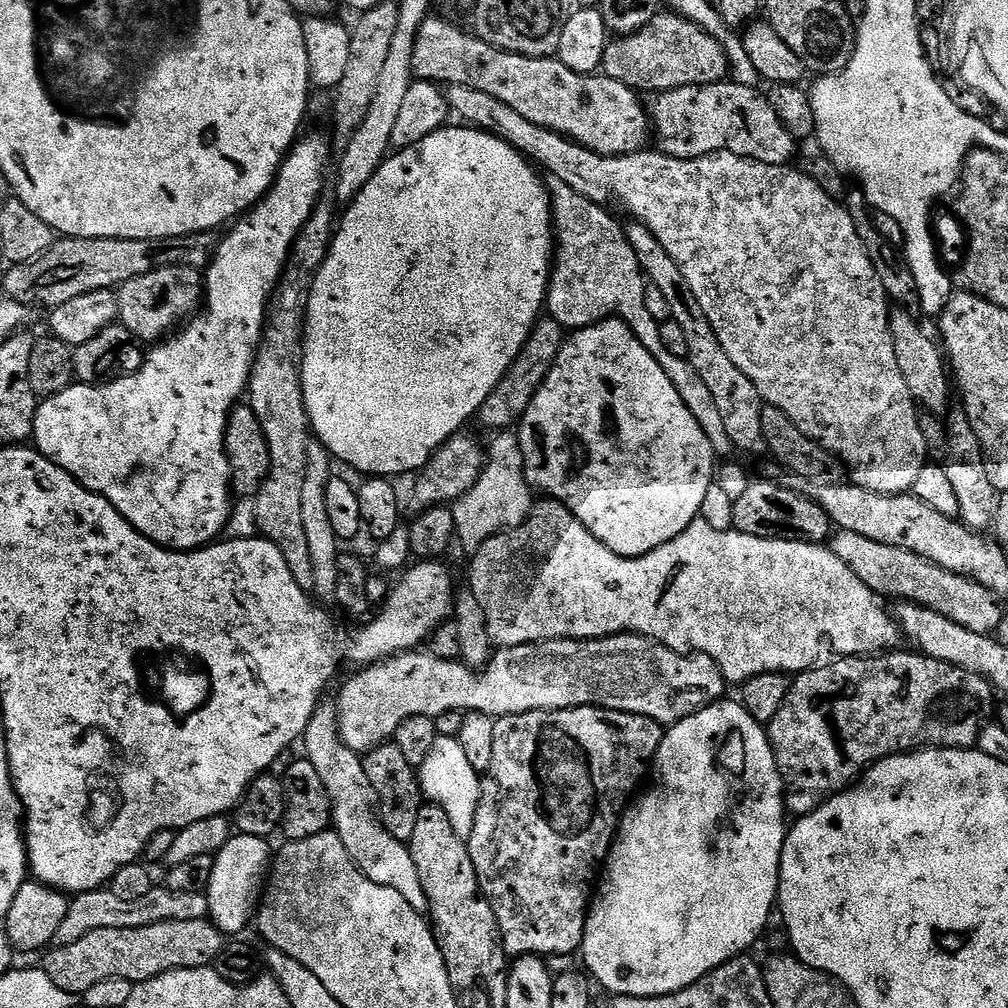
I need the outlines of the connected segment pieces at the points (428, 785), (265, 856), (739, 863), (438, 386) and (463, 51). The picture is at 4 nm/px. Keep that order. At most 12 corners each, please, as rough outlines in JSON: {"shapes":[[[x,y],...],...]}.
{"shapes":[[[439,736],[418,770],[425,801],[458,838],[474,830],[481,773],[454,736]],[[232,835],[216,853],[208,916],[225,934],[253,923],[274,848]],[[728,698],[665,731],[587,975],[665,996],[755,946],[786,817]],[[501,136],[387,157],[312,277],[308,423],[419,473],[546,308]],[[430,14],[412,74],[603,156],[649,143],[635,88]]]}

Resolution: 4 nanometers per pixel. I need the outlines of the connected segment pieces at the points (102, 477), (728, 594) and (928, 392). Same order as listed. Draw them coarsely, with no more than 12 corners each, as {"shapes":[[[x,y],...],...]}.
{"shapes":[[[327,142],[217,243],[202,311],[32,440],[173,552],[232,513],[247,393]],[[559,500],[482,542],[497,649],[635,632],[729,685],[902,633],[824,544],[697,519],[614,554]],[[890,319],[898,370],[925,413],[943,417],[954,380],[921,321]]]}

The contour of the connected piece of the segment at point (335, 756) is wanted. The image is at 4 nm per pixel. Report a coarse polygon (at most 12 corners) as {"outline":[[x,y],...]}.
{"outline":[[335,703],[302,737],[326,786],[331,827],[378,886],[428,899],[407,843],[390,834]]}

